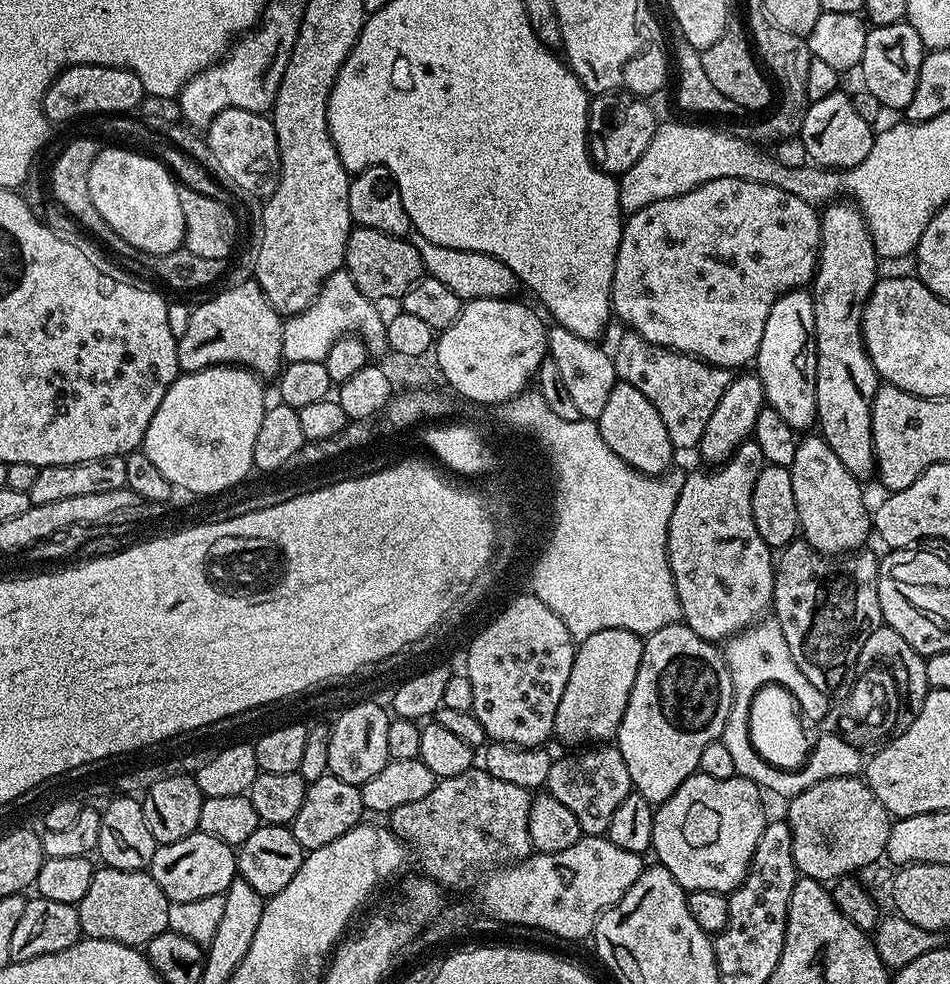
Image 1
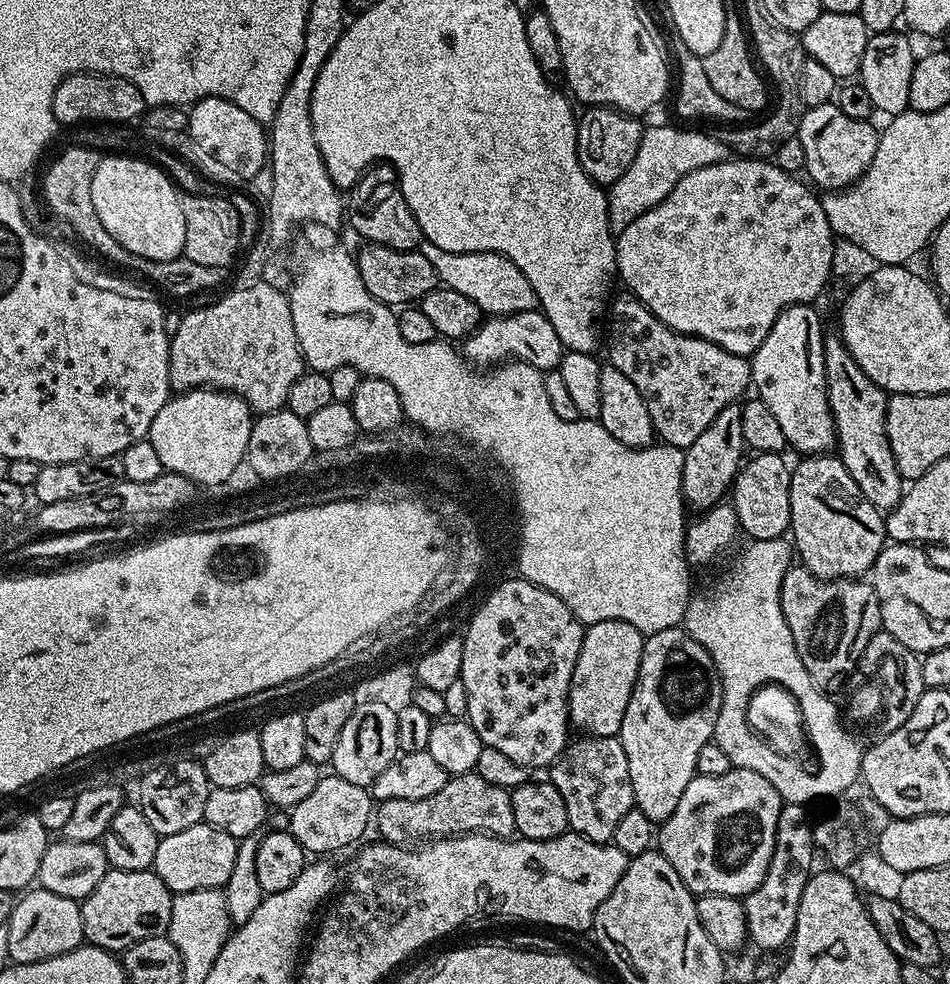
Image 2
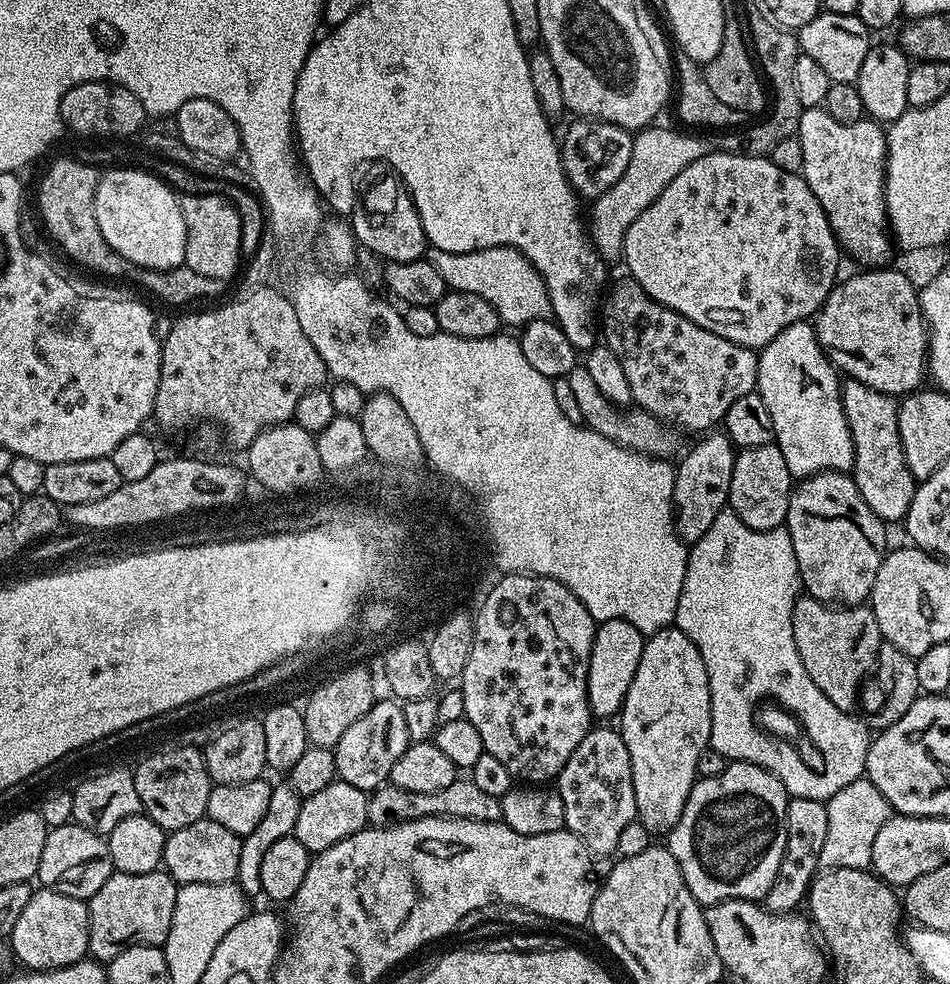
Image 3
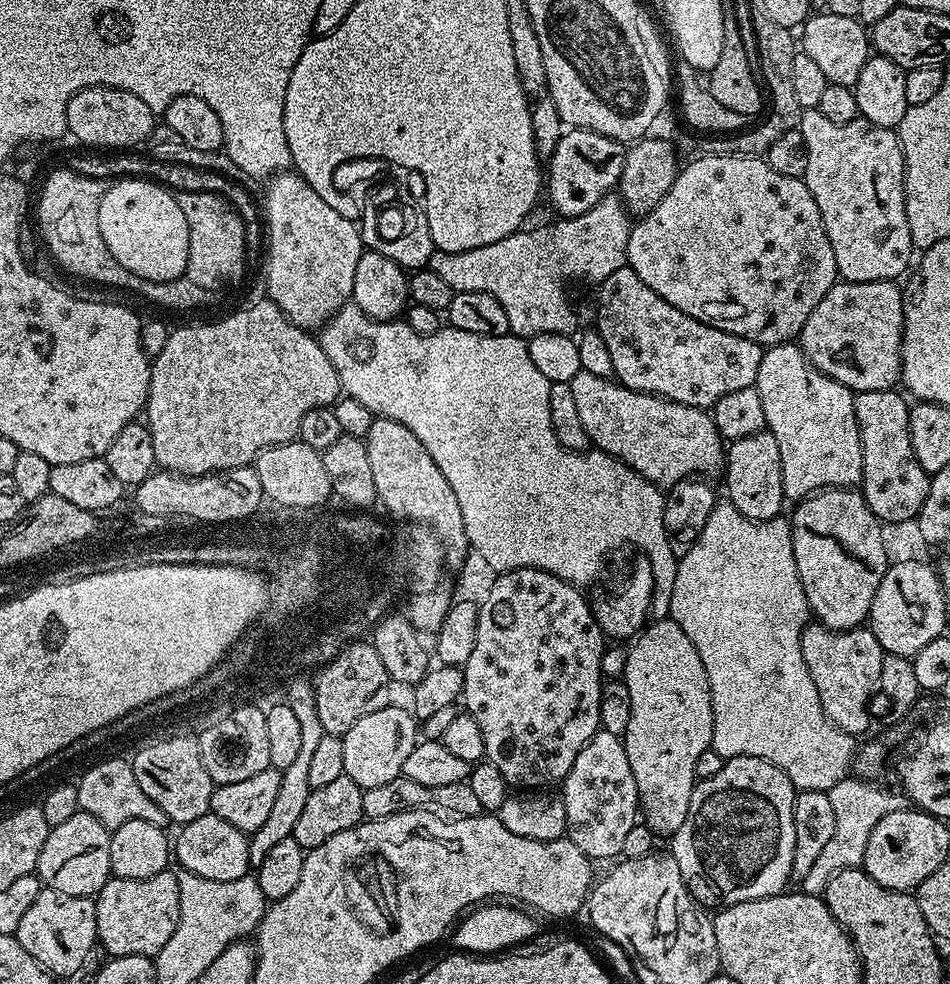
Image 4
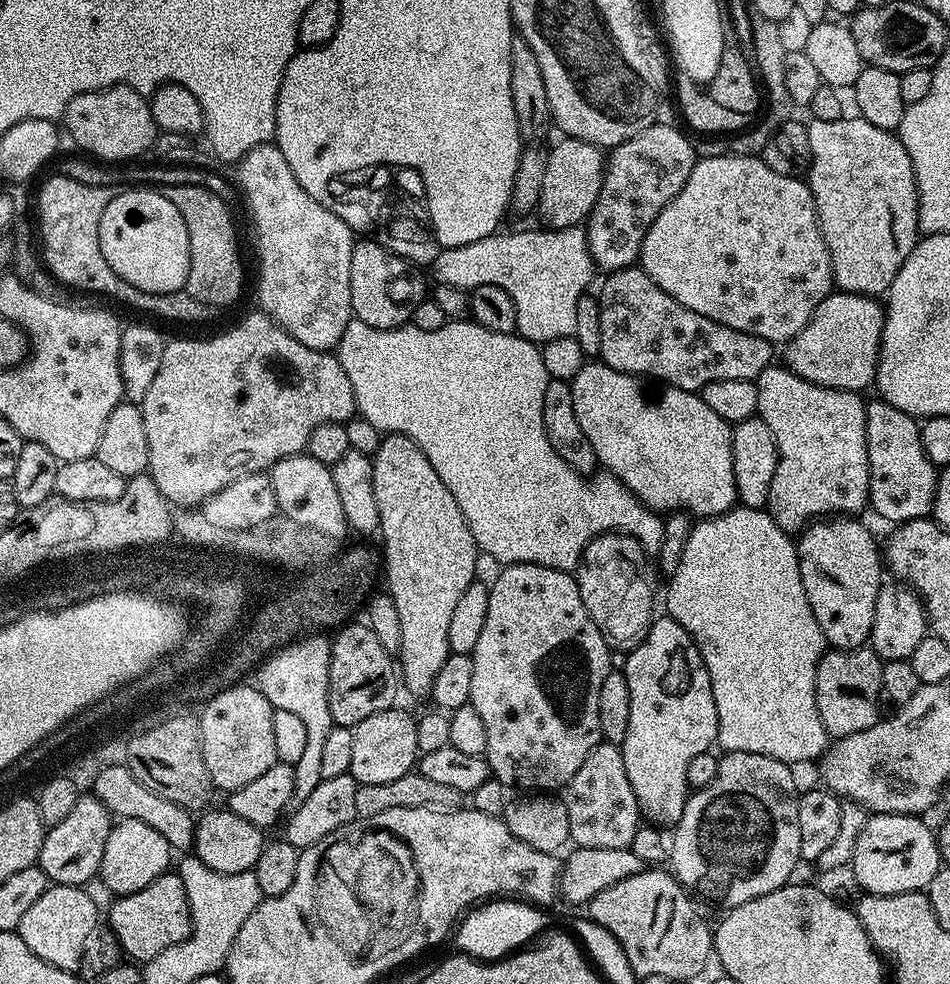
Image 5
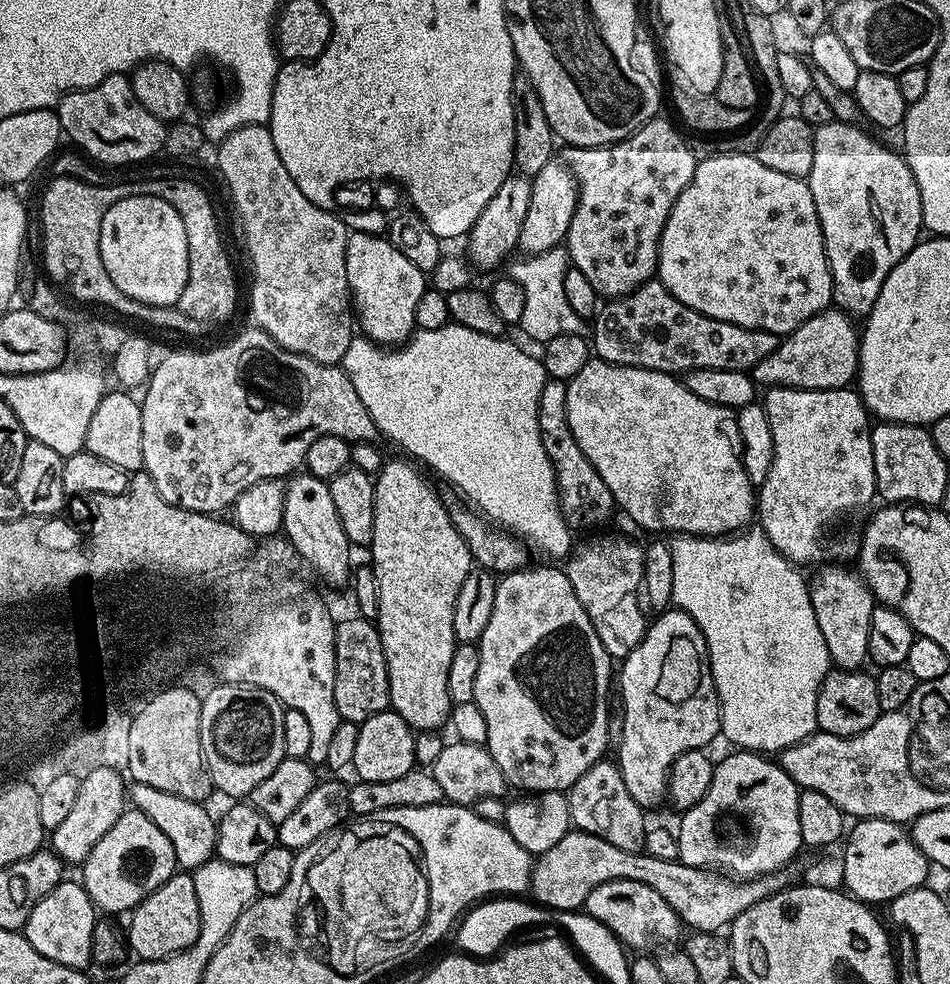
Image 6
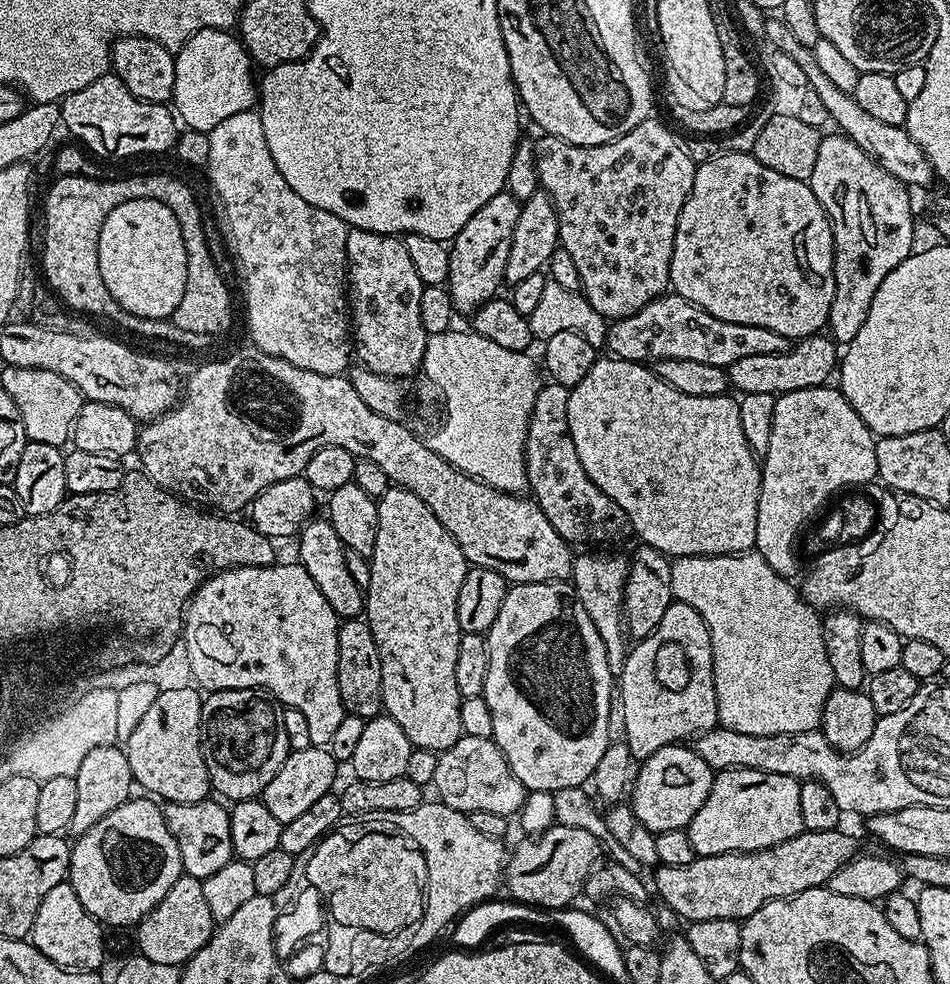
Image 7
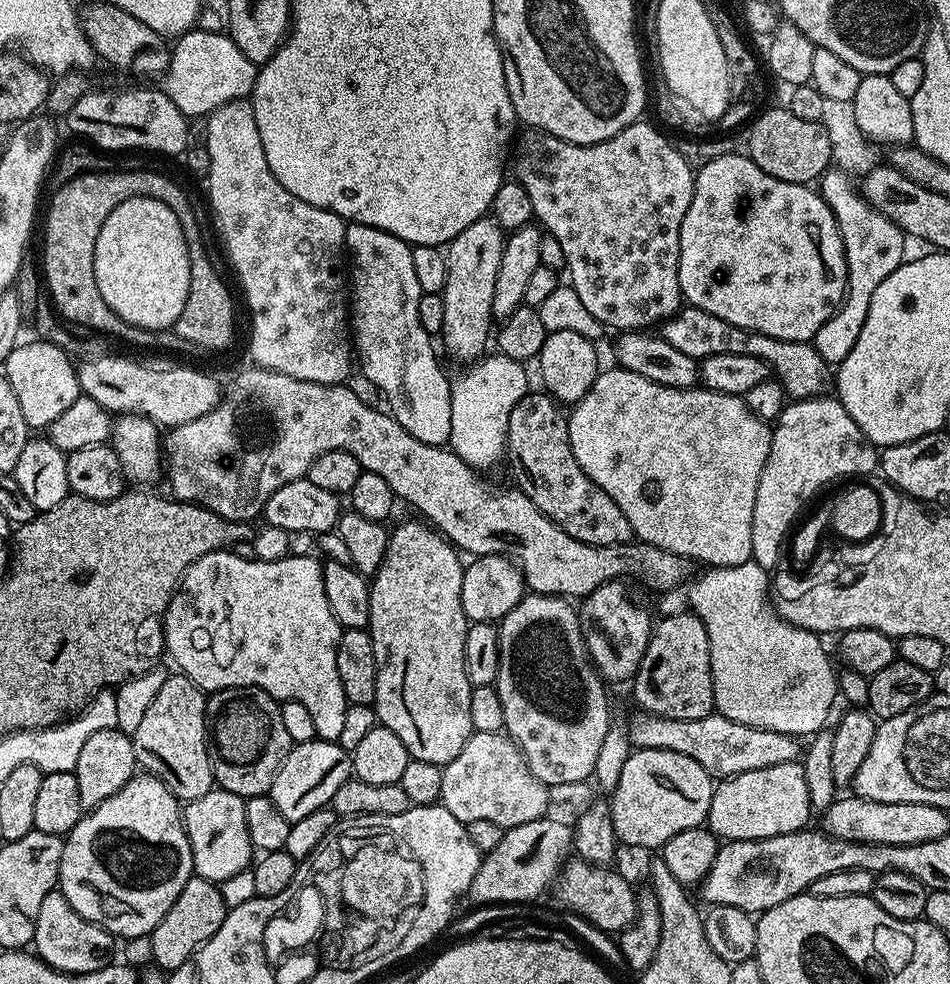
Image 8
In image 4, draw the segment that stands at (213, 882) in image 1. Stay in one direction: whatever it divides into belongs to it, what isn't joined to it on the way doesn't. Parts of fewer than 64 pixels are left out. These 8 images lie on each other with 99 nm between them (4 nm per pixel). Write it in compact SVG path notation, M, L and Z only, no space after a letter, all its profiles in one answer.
M211 814L202 818L194 818L194 822L183 825L180 832L174 836L174 860L180 863L179 867L190 874L198 874L198 878L214 878L214 882L234 882L234 878L249 875L252 863L250 862L249 833L238 830L238 826L230 826L230 822L222 822L222 818Z

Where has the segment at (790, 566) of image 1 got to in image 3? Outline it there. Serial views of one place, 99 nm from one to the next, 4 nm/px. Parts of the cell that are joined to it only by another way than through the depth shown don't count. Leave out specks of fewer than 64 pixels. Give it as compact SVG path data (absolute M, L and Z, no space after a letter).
M804 594L794 606L792 625L794 646L798 646L802 666L806 666L806 674L814 678L814 686L818 686L838 710L852 712L860 696L860 683L867 672L869 675L873 671L882 643L871 607L833 606Z

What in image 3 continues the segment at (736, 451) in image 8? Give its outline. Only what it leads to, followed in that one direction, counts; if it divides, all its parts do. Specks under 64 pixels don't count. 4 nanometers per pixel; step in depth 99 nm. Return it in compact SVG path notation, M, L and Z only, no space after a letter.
M577 366L567 376L567 379L570 382L570 391L574 393L574 399L578 402L578 410L582 410L582 421L587 427L630 450L643 452L646 456L664 458L669 455L668 447L675 442L675 434L677 435L669 425L654 419L648 412L621 410L606 398L602 398L597 384L590 378L590 374L583 366Z

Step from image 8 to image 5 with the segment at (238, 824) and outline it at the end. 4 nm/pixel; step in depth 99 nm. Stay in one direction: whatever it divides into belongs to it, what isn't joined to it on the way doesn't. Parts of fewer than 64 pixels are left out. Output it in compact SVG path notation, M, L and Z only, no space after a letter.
M127 763L110 765L102 769L94 778L90 792L91 795L98 797L102 806L106 806L113 817L120 820L137 820L146 822L146 826L154 826L154 830L158 830L158 834L166 838L169 848L179 850L193 847L196 838L196 820L193 813L162 798L162 794L154 794L154 790L142 786L142 782L138 782L135 774L128 769Z

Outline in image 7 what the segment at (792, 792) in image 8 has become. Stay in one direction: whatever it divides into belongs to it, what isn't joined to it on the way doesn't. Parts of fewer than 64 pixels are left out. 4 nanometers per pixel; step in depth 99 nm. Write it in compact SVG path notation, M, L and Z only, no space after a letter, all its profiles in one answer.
M726 768L717 771L712 778L710 794L706 794L706 802L702 802L702 810L694 814L686 829L692 849L696 851L697 856L713 856L727 852L757 852L794 838L799 832L804 831L802 810L798 803L800 785L801 781L786 778L786 774L766 774L762 770L745 768Z

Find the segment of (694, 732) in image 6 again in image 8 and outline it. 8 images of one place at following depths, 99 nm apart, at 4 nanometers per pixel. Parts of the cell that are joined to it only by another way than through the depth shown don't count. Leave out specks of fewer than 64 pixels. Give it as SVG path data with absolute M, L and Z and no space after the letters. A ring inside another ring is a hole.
M687 611L655 625L652 641L631 685L631 699L653 716L702 718L713 711L710 646L706 626ZM685 612L685 613L684 613ZM688 615L688 616L687 616Z

